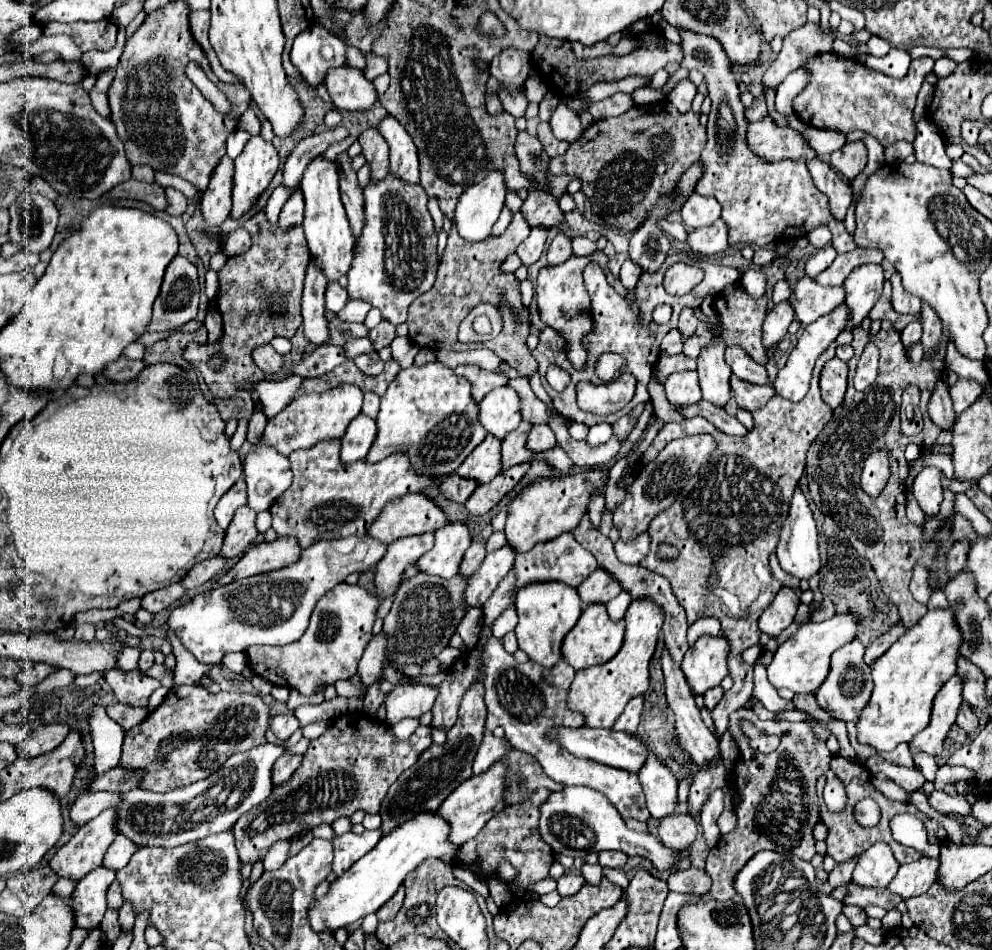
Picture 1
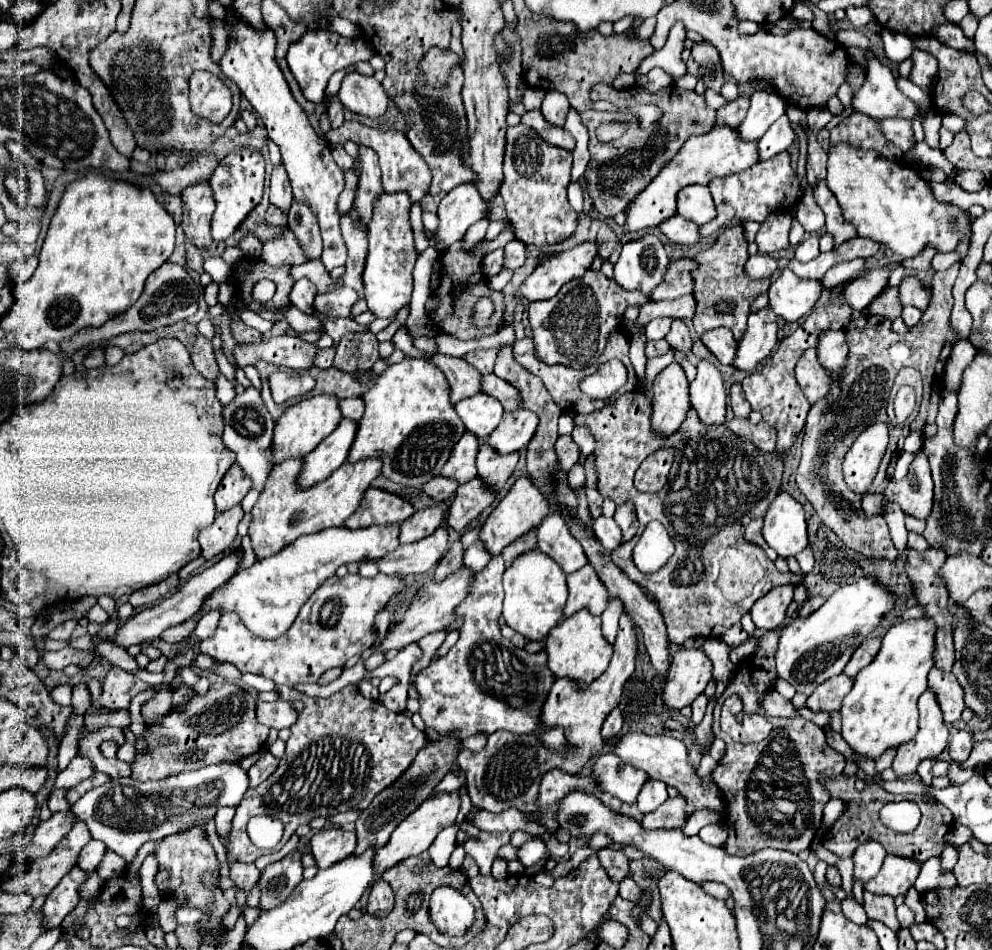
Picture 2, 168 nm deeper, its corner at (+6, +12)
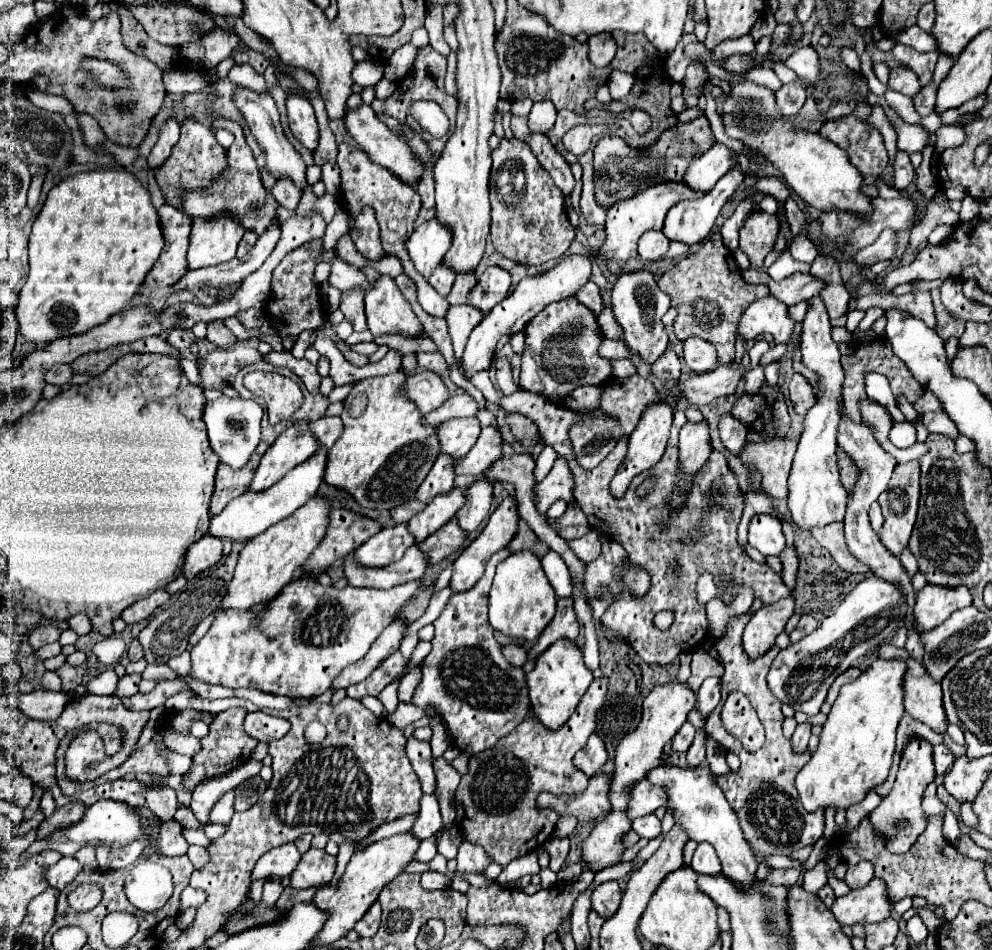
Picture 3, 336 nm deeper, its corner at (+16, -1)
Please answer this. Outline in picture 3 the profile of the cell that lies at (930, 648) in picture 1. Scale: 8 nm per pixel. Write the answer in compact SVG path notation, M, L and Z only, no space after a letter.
M876 658L858 680L840 688L824 722L818 750L796 776L802 806L808 812L828 806L848 808L886 780L896 750L896 730L904 716L904 672L904 660Z

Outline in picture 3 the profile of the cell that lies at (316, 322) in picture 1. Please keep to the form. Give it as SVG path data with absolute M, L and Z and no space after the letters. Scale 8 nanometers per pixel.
M290 180L276 182L274 188L272 188L272 196L278 200L278 204L288 208L290 212L294 212L298 202L300 202L300 192L296 192L296 188L294 188L294 184Z

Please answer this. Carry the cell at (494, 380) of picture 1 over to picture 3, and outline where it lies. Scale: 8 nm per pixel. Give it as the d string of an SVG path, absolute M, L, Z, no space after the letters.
M416 372L408 376L404 388L424 414L428 414L432 408L440 408L450 398L442 378L434 372Z

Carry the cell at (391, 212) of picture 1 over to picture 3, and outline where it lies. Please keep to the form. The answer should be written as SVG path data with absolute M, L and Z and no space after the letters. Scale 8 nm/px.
M382 274L364 296L368 330L374 336L400 332L408 338L414 338L422 324L410 308L410 302L400 292L396 280L392 276Z

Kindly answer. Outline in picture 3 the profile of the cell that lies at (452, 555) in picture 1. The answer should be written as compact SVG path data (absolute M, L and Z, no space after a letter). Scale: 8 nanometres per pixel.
M412 544L400 562L388 564L384 568L364 568L356 564L352 556L348 556L344 560L344 574L350 586L388 590L392 586L422 578L428 566L430 566L430 556L424 550L420 550L418 544Z

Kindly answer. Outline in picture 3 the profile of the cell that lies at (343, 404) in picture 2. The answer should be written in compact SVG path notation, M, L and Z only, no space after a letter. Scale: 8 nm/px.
M324 416L316 422L310 422L310 430L316 434L316 438L320 440L322 446L332 448L336 438L340 438L340 434L344 430L344 424L342 424L340 416Z

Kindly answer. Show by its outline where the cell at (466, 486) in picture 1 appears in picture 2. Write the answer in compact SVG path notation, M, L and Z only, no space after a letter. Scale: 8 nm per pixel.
M434 477L434 479L430 479L430 481L422 487L422 491L424 491L428 497L436 499L436 501L444 501L444 499L448 499L448 497L452 497L452 495L456 493L456 487L458 487L458 483L452 481L452 479Z

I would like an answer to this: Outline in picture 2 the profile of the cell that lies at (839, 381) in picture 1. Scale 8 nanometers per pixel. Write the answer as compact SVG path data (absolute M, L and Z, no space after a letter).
M814 349L804 351L802 359L798 361L796 379L798 379L798 385L802 387L802 393L806 395L810 403L820 401L830 389L830 375L822 371L822 365L818 363Z

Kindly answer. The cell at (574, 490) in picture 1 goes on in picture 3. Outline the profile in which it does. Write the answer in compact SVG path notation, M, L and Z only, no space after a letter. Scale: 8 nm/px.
M512 496L504 498L502 504L490 516L490 520L488 520L486 528L480 532L480 536L456 558L456 562L454 562L454 574L452 574L452 580L450 580L450 586L452 586L454 592L468 590L468 588L472 588L480 580L480 576L484 574L484 568L486 568L486 562L490 560L490 556L494 552L498 552L500 548L508 546L510 540L514 538L514 534L518 532L518 520L520 520L520 514L518 514L516 500Z

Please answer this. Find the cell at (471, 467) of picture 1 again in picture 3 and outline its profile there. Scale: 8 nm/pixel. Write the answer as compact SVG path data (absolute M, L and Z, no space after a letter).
M440 454L436 458L430 474L426 476L424 484L418 488L416 498L422 500L422 502L430 502L430 500L434 500L434 496L450 492L456 486L454 484L454 478L456 478L454 466L456 466L456 460L452 456Z

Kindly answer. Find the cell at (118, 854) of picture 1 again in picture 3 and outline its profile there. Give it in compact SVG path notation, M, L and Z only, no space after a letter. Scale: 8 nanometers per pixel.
M62 858L58 864L48 868L48 884L52 888L64 890L80 872L82 864L76 858Z

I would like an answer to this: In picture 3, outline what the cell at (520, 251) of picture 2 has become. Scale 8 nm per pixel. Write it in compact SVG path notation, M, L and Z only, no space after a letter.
M500 266L486 268L486 272L478 280L480 282L468 292L468 302L482 308L484 312L490 312L500 300L504 300L512 286L510 272Z

